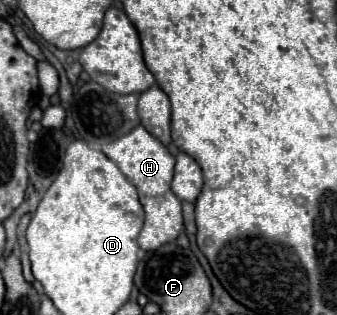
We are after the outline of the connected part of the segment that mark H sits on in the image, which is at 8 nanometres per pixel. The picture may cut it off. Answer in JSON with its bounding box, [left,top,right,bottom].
[102,125,182,251]

